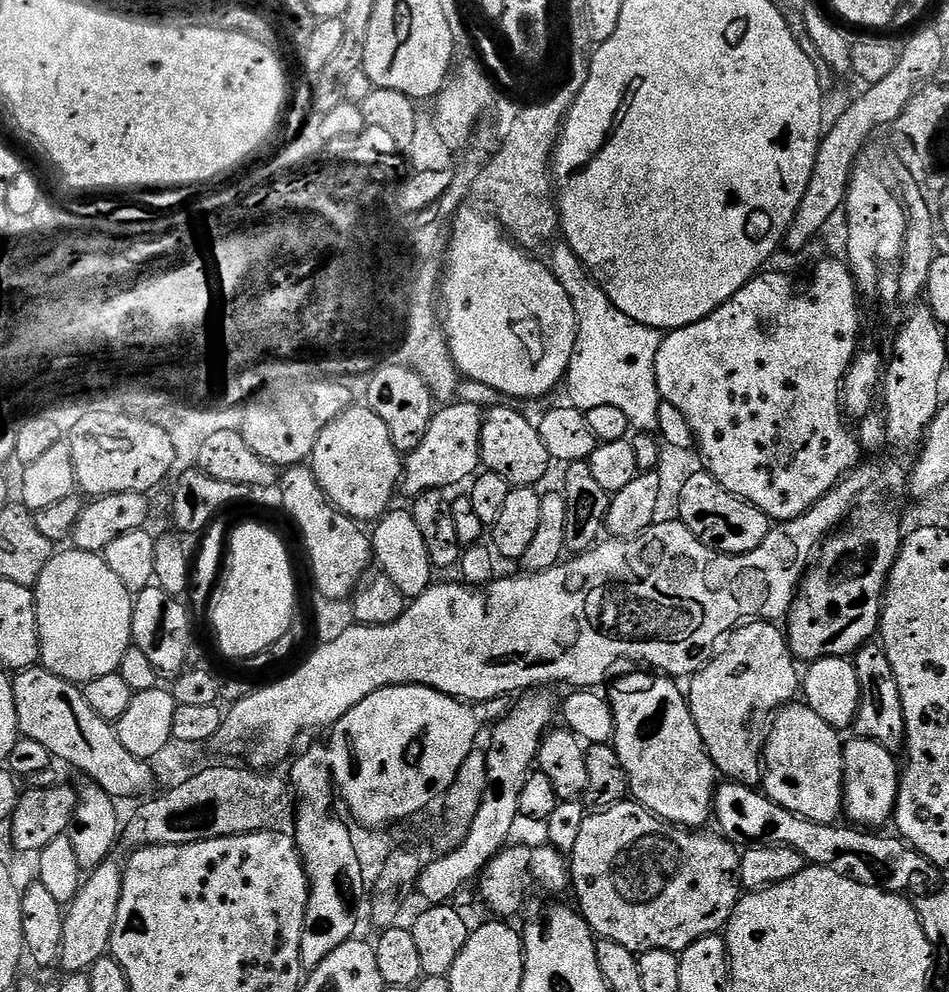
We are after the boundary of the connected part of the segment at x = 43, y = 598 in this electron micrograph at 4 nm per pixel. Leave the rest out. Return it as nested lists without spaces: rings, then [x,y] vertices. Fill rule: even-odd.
[[[69,547],[68,552],[57,551],[46,562],[46,570],[38,578],[34,589],[36,597],[36,617],[40,635],[39,663],[58,678],[69,680],[71,684],[83,686],[94,678],[106,678],[106,674],[119,672],[122,654],[133,647],[132,606],[133,593],[122,586],[114,570],[106,566],[103,555],[94,552],[80,552]]]

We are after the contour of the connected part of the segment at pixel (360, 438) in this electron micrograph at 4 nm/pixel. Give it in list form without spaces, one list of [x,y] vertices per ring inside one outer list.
[[[366,406],[347,408],[334,422],[330,422],[318,434],[318,442],[314,442],[312,459],[310,461],[312,473],[318,478],[318,486],[327,494],[328,501],[340,512],[357,522],[375,522],[389,511],[392,495],[398,492],[398,485],[402,480],[402,453],[396,449],[394,442],[390,442],[390,430],[386,430],[386,422],[374,414]]]

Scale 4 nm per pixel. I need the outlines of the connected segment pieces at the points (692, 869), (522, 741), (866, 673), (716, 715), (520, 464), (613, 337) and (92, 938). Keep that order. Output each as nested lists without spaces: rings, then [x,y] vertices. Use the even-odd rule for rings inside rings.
[[[628,798],[621,800],[618,804],[601,807],[596,810],[593,816],[592,813],[585,815],[578,842],[570,853],[570,888],[571,891],[576,891],[577,902],[575,901],[575,903],[578,905],[578,911],[587,924],[592,927],[593,933],[599,939],[618,942],[618,946],[626,946],[626,950],[637,954],[650,950],[670,950],[679,954],[685,952],[694,942],[698,942],[698,938],[717,935],[732,917],[734,906],[742,895],[740,882],[741,853],[738,851],[737,845],[725,840],[715,831],[712,831],[713,833],[708,831],[689,830],[681,825],[672,824],[660,816],[655,816],[649,808],[643,808]]]
[[[528,690],[519,697],[520,700],[514,706],[509,707],[508,711],[491,725],[492,733],[488,736],[488,746],[486,746],[487,756],[486,766],[488,767],[488,781],[486,782],[485,796],[482,798],[478,812],[474,816],[472,825],[469,827],[464,840],[461,841],[452,851],[445,851],[440,854],[437,860],[432,860],[423,865],[420,869],[420,882],[418,885],[419,895],[424,895],[428,899],[429,905],[447,904],[455,901],[455,896],[467,886],[468,883],[475,881],[481,875],[487,864],[503,851],[510,844],[512,839],[512,827],[516,820],[521,819],[520,807],[522,806],[522,786],[526,782],[528,773],[533,771],[540,754],[540,744],[544,740],[544,733],[553,727],[554,721],[558,716],[558,704],[552,701],[552,696],[548,690]]]
[[[879,643],[863,644],[854,653],[854,663],[858,674],[858,710],[854,732],[859,739],[878,742],[888,752],[900,754],[904,752],[906,738],[906,718],[902,714],[902,694],[898,694],[898,682],[894,678],[894,670],[890,666],[890,658],[884,653]]]
[[[759,618],[741,623],[727,637],[726,643],[712,659],[691,677],[689,684],[692,685],[686,688],[688,708],[692,711],[698,734],[702,734],[702,742],[714,762],[717,773],[729,781],[751,788],[756,788],[762,780],[762,744],[758,736],[756,740],[756,732],[752,727],[755,726],[756,720],[762,719],[763,716],[771,717],[785,704],[795,701],[802,684],[801,673],[796,673],[798,661],[788,648],[787,635],[776,628],[779,627],[775,623]]]
[[[509,406],[487,409],[480,439],[480,458],[483,467],[494,474],[502,474],[506,482],[518,488],[539,485],[539,480],[548,472],[550,457],[546,442],[542,442],[539,427],[532,424],[520,412]]]
[[[563,242],[556,243],[551,245],[552,253],[546,256],[546,263],[554,278],[568,289],[576,311],[576,345],[566,377],[567,403],[582,413],[603,404],[615,406],[626,414],[636,432],[655,433],[662,401],[656,381],[661,329],[642,326],[642,322],[626,318],[626,314],[606,298],[602,289],[593,286],[588,267],[580,261],[578,254],[574,254],[572,247]],[[590,286],[592,288],[588,288]]]
[[[109,858],[103,860],[103,862],[96,867],[92,872],[87,873],[83,877],[80,889],[75,898],[72,899],[71,904],[67,905],[65,914],[64,914],[64,925],[62,926],[62,950],[60,951],[60,958],[58,961],[59,967],[64,967],[63,970],[68,974],[84,974],[87,973],[88,969],[94,966],[94,962],[98,962],[98,958],[109,955],[111,946],[112,946],[112,931],[114,930],[114,918],[118,914],[118,902],[122,898],[122,882],[124,881],[124,869],[122,867],[121,861],[116,861],[116,858]]]

